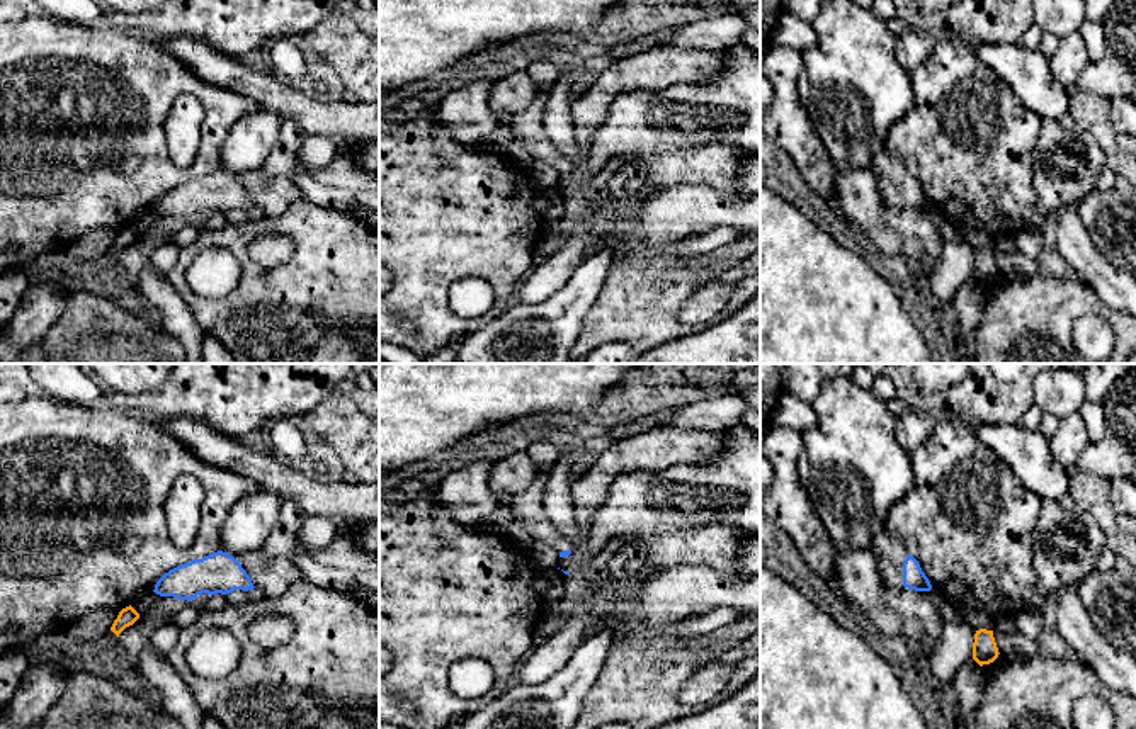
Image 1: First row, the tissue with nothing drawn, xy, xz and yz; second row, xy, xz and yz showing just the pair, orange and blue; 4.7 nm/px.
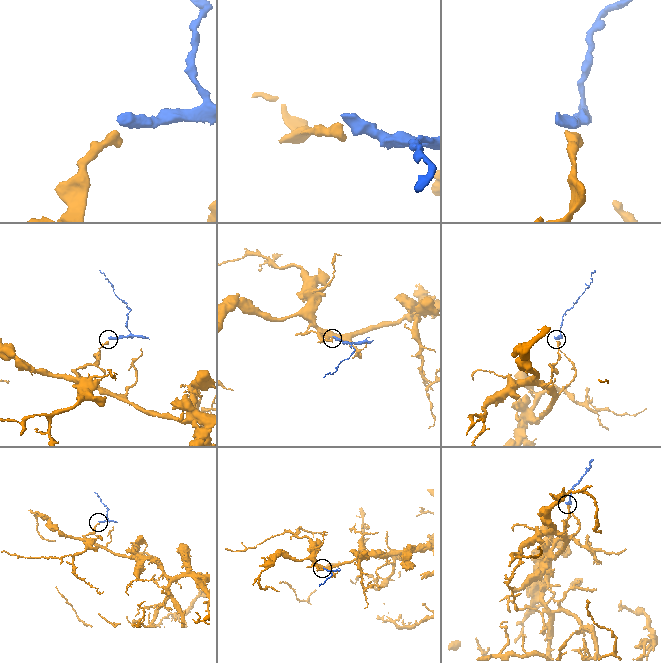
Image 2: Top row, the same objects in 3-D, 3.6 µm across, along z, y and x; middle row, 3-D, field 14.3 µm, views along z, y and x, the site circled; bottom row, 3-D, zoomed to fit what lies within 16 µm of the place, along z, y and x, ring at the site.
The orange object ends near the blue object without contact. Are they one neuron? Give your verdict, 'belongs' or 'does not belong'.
does not belong

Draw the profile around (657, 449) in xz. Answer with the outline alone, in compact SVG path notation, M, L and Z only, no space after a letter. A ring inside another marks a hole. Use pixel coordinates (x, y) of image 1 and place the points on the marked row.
M655 428L626 437L597 457L587 472L568 479L575 522L590 535L597 508L621 472L663 471L677 464L706 464L728 445L728 430Z

